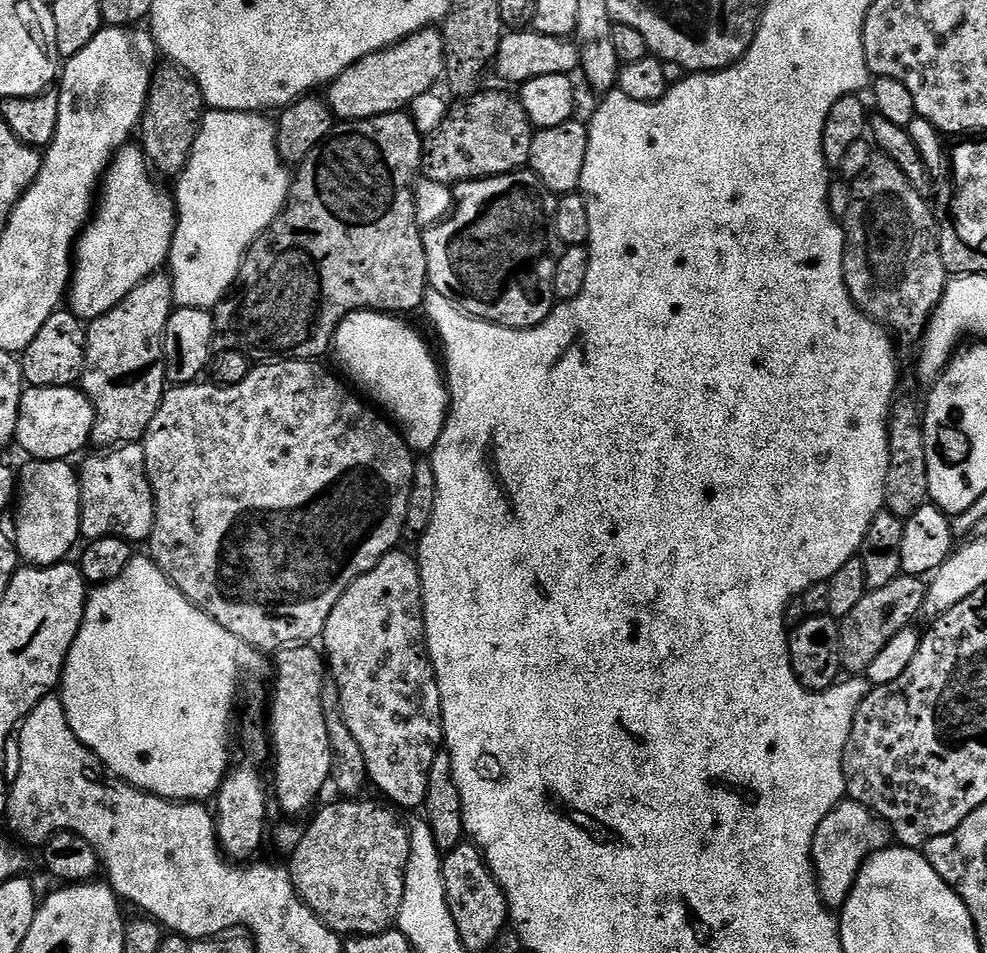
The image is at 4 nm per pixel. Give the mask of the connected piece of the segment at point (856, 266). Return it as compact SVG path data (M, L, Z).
M882 154L873 155L866 170L862 170L857 180L851 181L850 188L852 201L844 212L844 220L842 216L846 290L850 290L850 298L860 311L877 324L884 325L901 345L915 345L923 337L928 319L932 317L950 279L950 272L944 269L946 261L940 254L938 227L932 217L932 208L924 201L927 199L922 193L910 186L910 178L906 178L906 174L902 174L902 170Z

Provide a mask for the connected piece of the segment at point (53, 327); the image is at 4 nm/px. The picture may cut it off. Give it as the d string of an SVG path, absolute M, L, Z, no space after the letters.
M57 310L46 318L42 330L38 330L34 342L19 353L18 359L22 366L25 385L34 388L49 388L62 386L70 388L81 383L84 374L84 359L88 334L85 321L70 310Z

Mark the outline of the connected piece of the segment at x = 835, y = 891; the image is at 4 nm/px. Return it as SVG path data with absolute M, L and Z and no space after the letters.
M843 799L837 804L826 818L818 826L814 834L812 843L812 869L816 872L816 885L820 888L820 896L824 899L825 904L833 910L839 910L844 907L846 898L858 878L858 870L870 859L875 852L881 852L883 848L889 847L890 829L871 808L862 806L856 800Z

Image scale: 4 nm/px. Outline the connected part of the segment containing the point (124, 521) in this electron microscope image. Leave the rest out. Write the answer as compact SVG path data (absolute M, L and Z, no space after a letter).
M143 443L125 444L105 451L100 456L92 456L84 465L79 465L80 478L80 535L85 541L97 540L103 536L117 536L129 542L147 541L154 526L156 503L152 497L152 487L146 474L146 458Z

